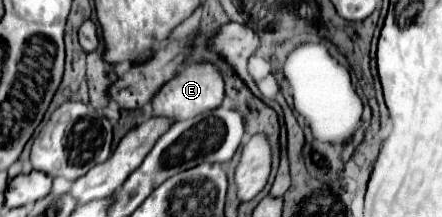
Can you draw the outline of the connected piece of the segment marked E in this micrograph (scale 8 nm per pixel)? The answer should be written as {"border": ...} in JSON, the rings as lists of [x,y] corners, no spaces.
{"border":[[[193,61],[193,63],[185,65],[169,83],[165,83],[161,87],[161,91],[153,97],[153,101],[151,101],[153,115],[167,115],[167,117],[173,117],[175,121],[189,119],[203,111],[211,111],[211,109],[219,107],[223,101],[223,93],[225,93],[223,75],[219,73],[219,69],[205,61]]]}

